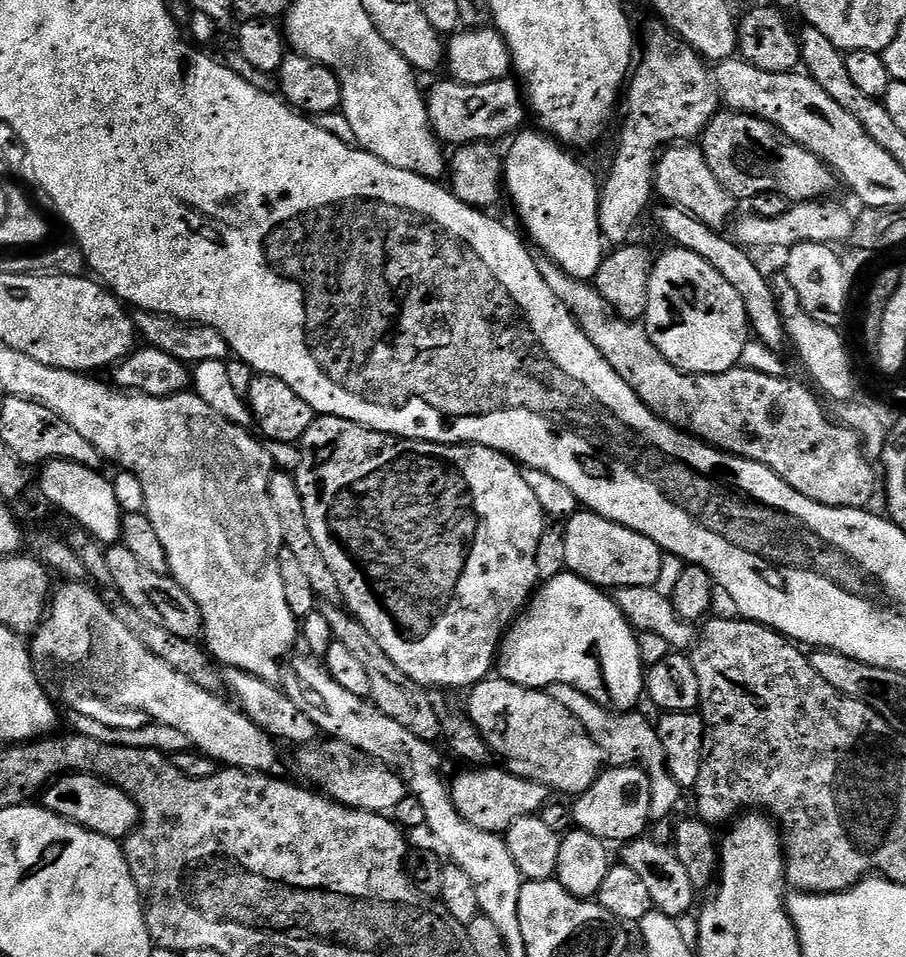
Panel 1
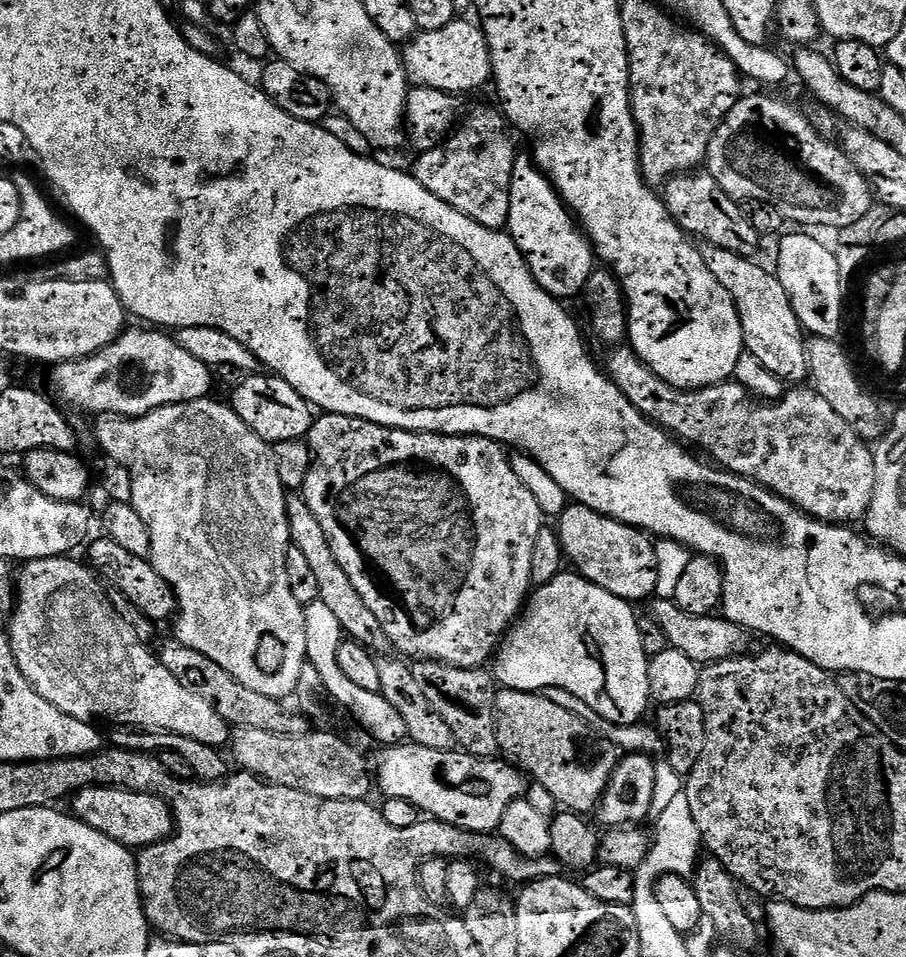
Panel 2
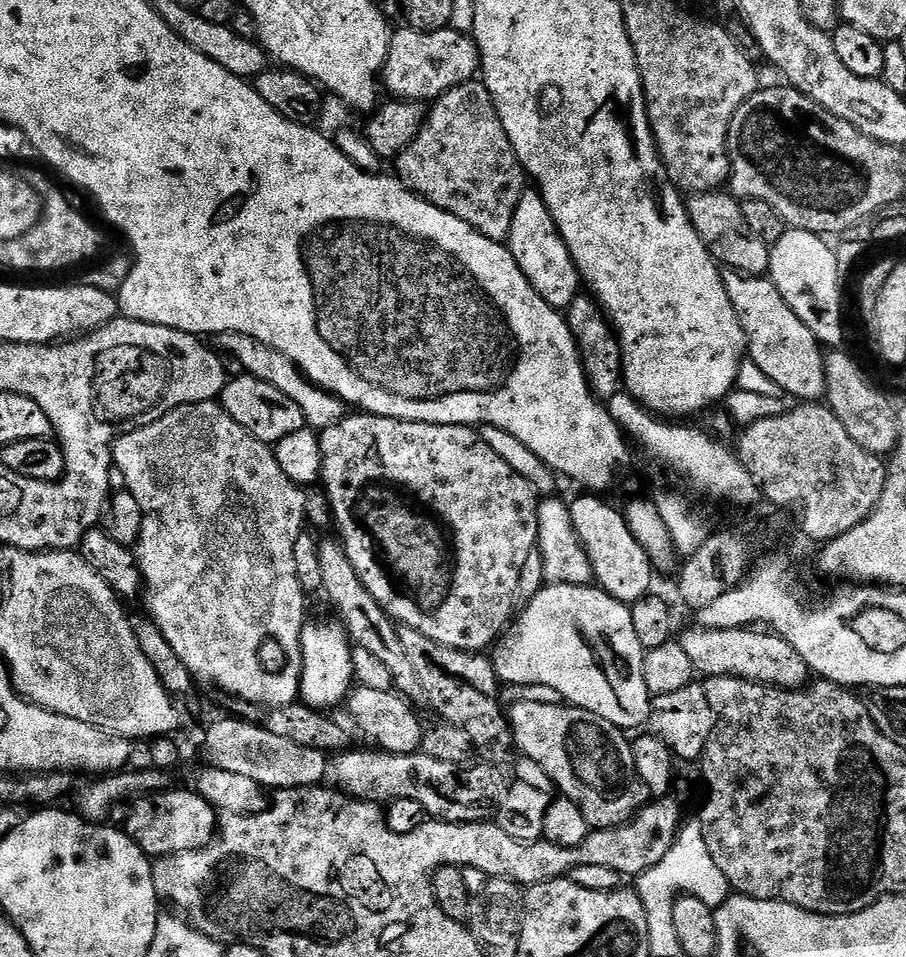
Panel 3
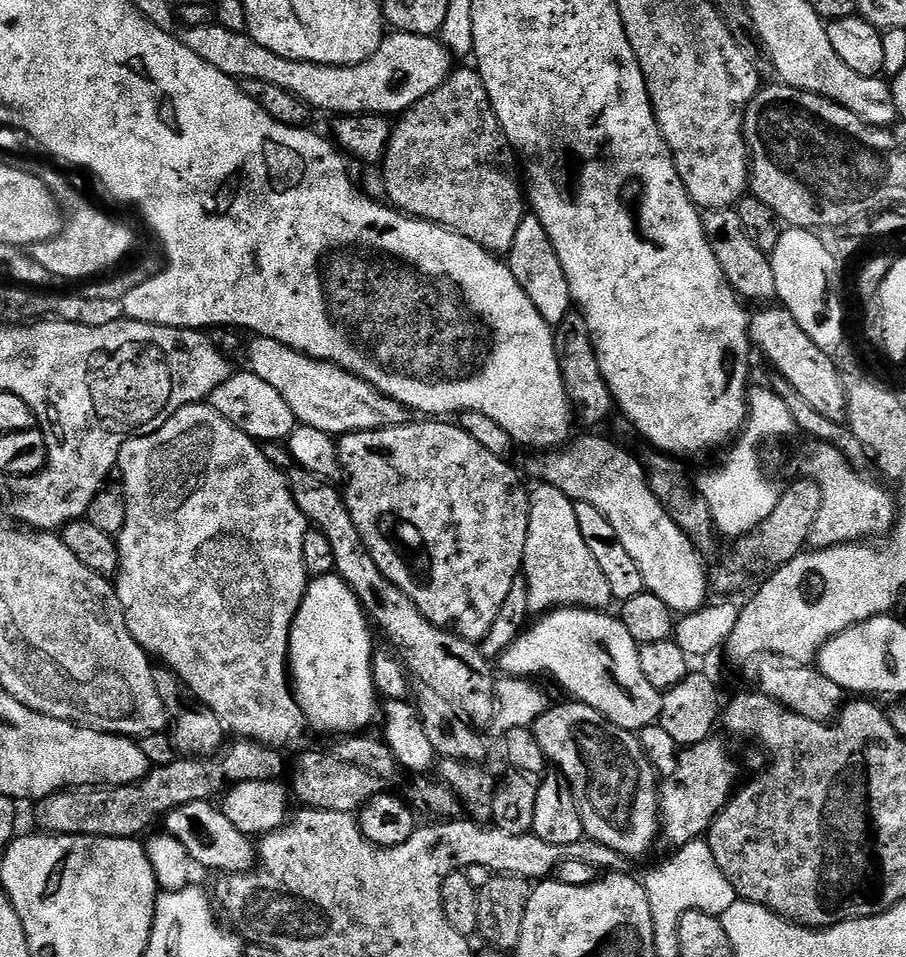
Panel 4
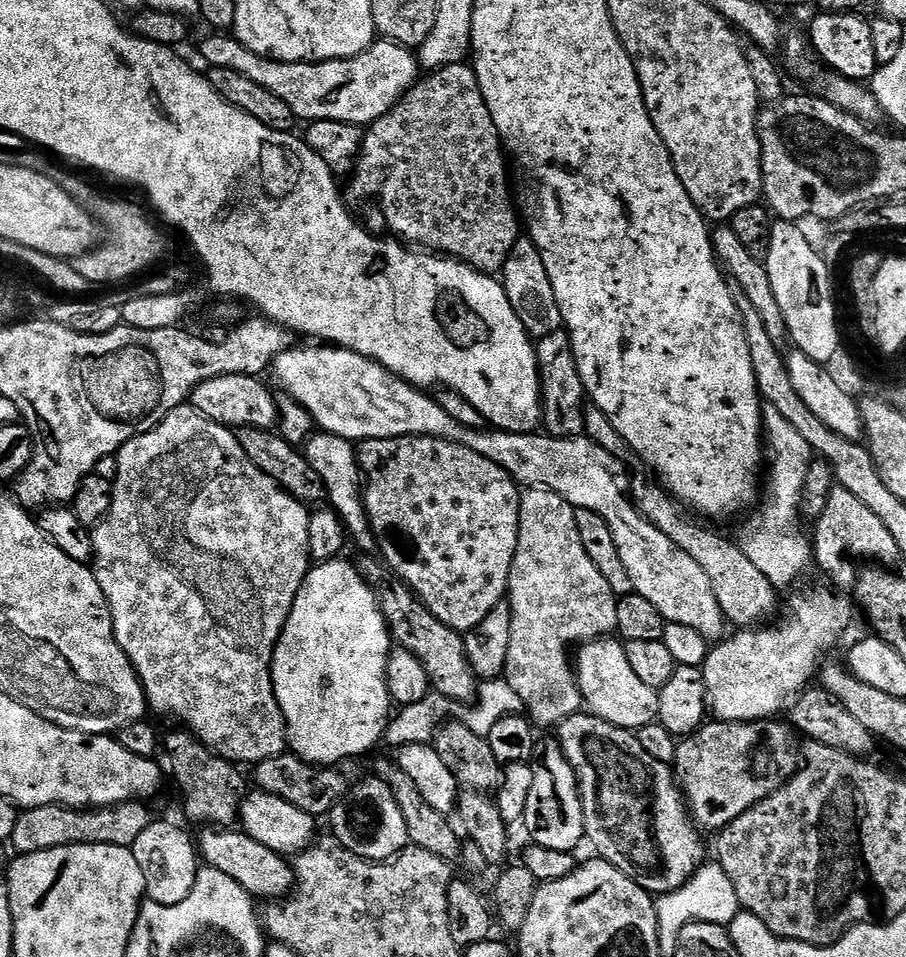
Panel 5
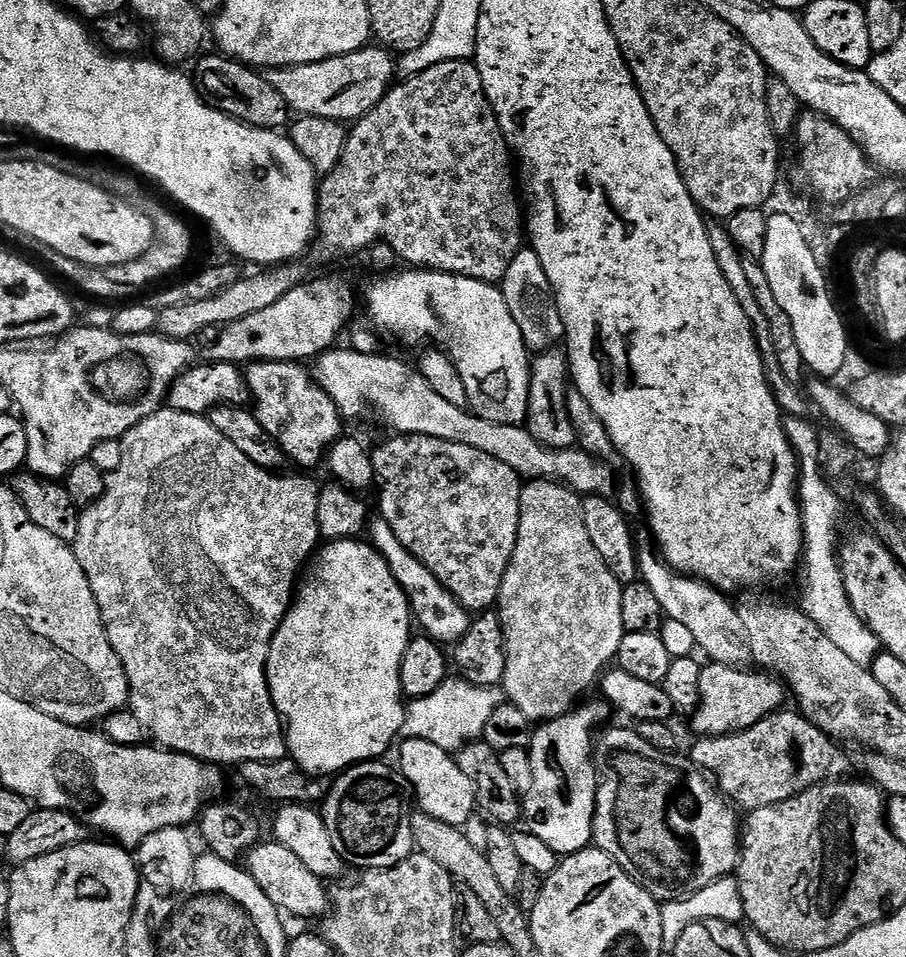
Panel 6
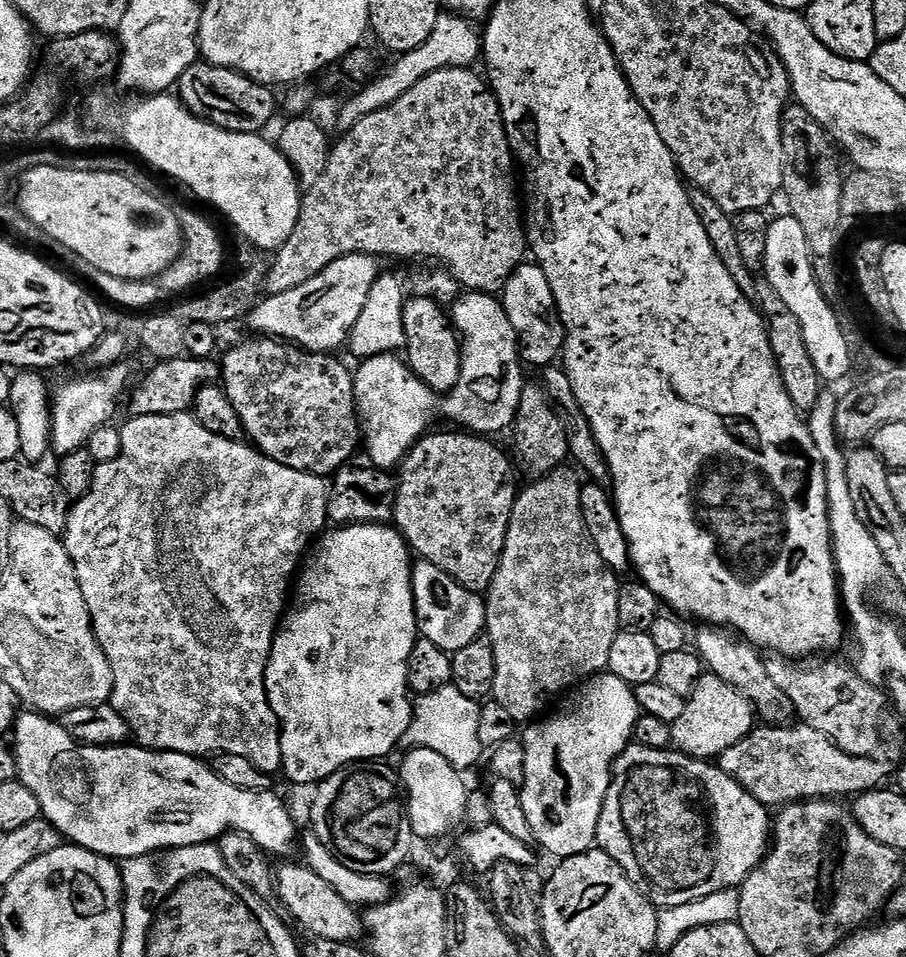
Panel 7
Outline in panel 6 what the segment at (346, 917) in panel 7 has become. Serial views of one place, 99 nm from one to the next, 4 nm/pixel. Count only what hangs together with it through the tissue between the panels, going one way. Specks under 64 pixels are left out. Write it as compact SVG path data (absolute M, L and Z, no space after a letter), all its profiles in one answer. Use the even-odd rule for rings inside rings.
M261 842L250 849L246 854L246 871L262 886L262 894L274 902L274 906L281 913L292 916L301 916L304 920L323 917L330 908L330 894L326 889L325 881L319 880L305 864L292 853L286 846L275 842ZM325 888L325 890L324 890Z

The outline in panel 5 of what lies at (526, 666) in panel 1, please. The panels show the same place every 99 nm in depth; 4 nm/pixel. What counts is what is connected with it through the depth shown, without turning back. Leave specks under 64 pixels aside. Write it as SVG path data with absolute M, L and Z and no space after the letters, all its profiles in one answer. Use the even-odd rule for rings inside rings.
M619 639L589 640L575 653L574 667L584 704L591 715L629 730L638 730L657 719L659 691L646 686L646 682L634 674L634 666L630 666L630 658L626 658L624 644Z

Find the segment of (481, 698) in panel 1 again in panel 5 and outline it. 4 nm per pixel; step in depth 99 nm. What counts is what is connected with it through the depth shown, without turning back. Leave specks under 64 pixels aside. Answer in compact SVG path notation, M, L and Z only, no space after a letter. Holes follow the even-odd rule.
M581 710L558 726L560 749L566 754L580 784L584 804L584 830L587 843L596 847L595 855L609 860L647 892L673 892L690 879L705 863L701 829L694 823L672 764L658 762L638 742L636 732L614 726L601 716Z

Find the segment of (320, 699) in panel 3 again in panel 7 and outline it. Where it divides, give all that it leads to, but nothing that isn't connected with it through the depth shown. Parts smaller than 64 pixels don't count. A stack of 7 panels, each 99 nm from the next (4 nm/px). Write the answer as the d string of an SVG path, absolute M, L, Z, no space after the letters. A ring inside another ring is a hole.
M384 522L336 526L331 530L325 531L322 538L313 543L299 569L298 579L294 584L294 599L291 601L290 611L280 621L279 629L272 640L268 665L264 671L264 685L268 701L274 714L280 719L280 741L282 742L280 767L283 775L288 775L296 784L312 784L311 786L319 785L320 781L328 776L333 776L342 768L361 762L380 762L388 758L384 756L390 755L392 751L397 751L400 748L400 739L410 726L414 707L414 700L408 691L408 679L406 678L410 650L414 650L418 639L415 598L412 589L414 556L409 549L408 541L400 535L395 527Z

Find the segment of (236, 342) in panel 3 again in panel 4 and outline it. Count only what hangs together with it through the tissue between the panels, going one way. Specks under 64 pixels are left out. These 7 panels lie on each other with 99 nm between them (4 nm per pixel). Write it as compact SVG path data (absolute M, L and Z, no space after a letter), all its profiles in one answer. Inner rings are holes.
M256 336L248 344L247 371L258 374L262 382L270 382L286 403L290 410L294 410L297 421L301 425L316 427L320 431L328 432L329 435L339 438L346 432L369 432L379 428L396 428L400 424L407 424L410 420L409 409L404 408L397 400L391 400L384 396L374 386L370 386L362 378L358 378L353 372L342 370L336 364L330 364L327 360L315 360L304 356L301 352L295 352L293 348L287 348L284 344L274 342L265 336Z

